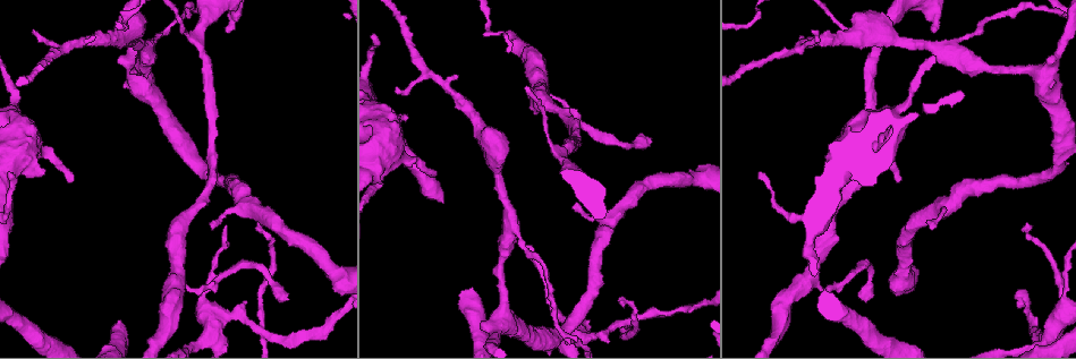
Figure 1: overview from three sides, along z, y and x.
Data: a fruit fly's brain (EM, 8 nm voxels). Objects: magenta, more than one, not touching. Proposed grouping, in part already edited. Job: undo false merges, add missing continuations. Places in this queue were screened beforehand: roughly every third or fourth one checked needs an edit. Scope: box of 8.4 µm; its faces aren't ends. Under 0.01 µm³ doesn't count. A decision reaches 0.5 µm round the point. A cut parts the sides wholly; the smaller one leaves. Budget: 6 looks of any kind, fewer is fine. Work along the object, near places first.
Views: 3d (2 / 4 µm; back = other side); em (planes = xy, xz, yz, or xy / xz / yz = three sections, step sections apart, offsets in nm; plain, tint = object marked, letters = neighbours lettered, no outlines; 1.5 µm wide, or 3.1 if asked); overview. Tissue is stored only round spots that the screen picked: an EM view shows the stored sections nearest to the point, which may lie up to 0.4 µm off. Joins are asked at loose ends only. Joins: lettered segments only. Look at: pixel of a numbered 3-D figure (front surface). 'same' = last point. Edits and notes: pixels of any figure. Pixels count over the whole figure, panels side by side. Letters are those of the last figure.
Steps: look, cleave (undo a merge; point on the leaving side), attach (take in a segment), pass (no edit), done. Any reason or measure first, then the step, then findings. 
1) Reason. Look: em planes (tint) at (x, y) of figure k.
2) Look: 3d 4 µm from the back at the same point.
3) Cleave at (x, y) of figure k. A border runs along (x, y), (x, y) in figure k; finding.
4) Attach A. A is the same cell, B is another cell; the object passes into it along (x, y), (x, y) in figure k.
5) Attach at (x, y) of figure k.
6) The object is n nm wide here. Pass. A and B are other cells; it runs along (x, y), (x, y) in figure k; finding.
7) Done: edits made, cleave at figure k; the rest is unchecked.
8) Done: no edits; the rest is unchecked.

Look: em yz step 8 (tint) at (933, 33) of figure 1.

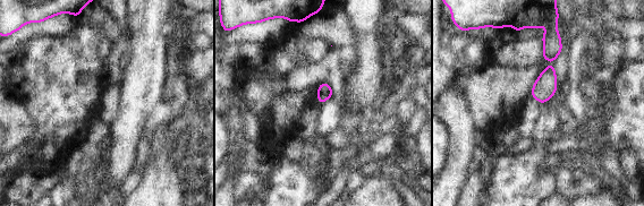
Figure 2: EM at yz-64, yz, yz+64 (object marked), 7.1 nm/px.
Another direction. Look: em xy step 4 (tint) at the same point.

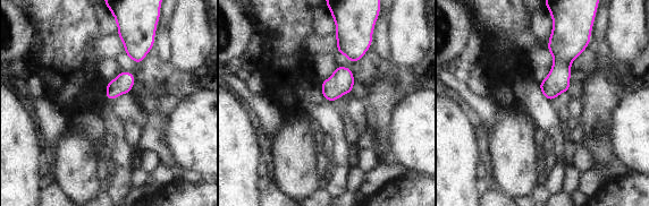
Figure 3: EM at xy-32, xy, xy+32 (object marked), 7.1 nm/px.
What lies round it. Look: em xy step 4 (letters) at the same point.

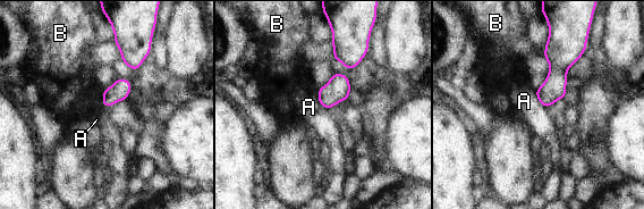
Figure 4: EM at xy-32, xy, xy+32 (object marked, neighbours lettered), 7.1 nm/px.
Pass. A and B are other cells; none of them fits.

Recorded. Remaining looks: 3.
Tapers out. Look: 3d 4 µm at (622, 304) of figure 1.

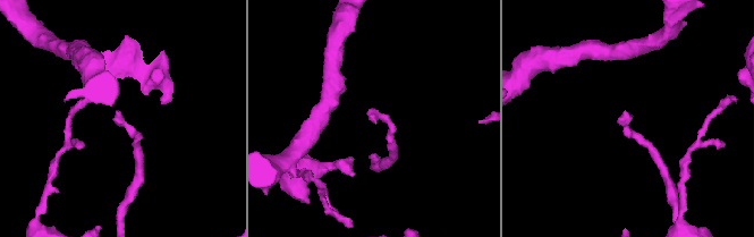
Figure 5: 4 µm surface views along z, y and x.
Now the EM. Look: em planes (letters) at (120, 114) of figure 5.

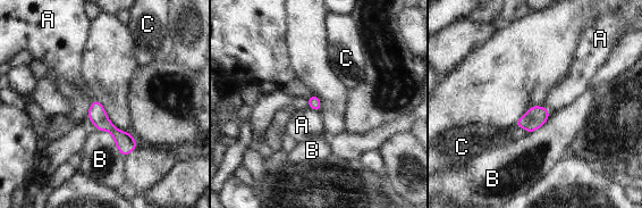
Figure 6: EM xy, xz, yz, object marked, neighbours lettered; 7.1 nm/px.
The longest contact is with B, 280 nm. Pass. A, B and C are other cells; no lettered segment goes on from it.

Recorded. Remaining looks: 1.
Long arm stops here. Look: em planes (letters) at (652, 140) of figure 1.

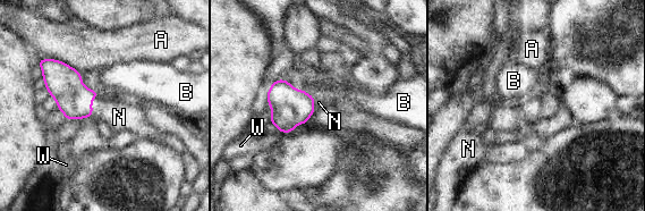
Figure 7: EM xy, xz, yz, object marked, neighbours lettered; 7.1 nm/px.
Attach at (119, 117) of figure 7. N is the same cell, A, B and W are other cells; the object passes into it along (64, 83), (91, 104), (119, 117) in figure 7; it goes on there.

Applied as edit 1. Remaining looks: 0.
Done: edits made, attach at figure 7; the rest is unchecked.

